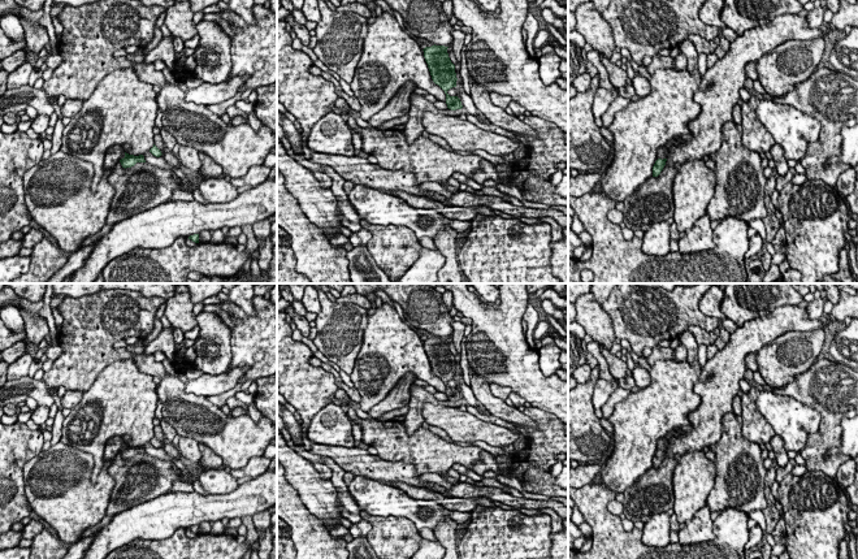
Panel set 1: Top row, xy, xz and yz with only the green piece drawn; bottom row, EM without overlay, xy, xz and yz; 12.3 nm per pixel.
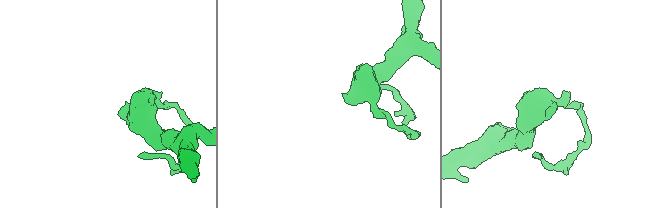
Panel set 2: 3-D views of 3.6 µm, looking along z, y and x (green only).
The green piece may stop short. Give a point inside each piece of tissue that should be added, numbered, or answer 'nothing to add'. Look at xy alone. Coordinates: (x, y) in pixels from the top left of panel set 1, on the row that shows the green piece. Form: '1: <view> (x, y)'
1: xy (115, 154)

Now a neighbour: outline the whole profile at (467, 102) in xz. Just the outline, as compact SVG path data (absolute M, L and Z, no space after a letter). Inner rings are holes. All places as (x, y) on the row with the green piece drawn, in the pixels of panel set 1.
M462 78L458 79L458 98L460 99L462 101L462 105L464 107L464 110L468 113L468 114L472 114L472 116L477 116L477 108L472 100L472 98L464 91L464 87L462 84Z

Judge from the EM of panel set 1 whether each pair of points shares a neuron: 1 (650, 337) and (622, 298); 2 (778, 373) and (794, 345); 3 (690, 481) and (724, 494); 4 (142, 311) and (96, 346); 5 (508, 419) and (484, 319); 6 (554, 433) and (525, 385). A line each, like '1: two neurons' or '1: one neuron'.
1: one neuron
2: one neuron
3: two neurons
4: one neuron
5: two neurons
6: two neurons

